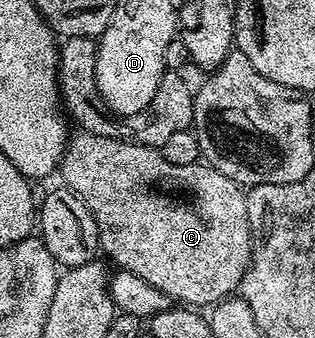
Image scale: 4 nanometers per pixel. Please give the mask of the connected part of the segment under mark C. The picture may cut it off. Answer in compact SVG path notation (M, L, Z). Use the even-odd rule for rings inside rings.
M78 131L76 135L68 137L65 152L61 156L60 183L77 195L87 206L87 210L91 210L97 227L97 243L100 251L104 255L106 252L117 263L116 267L120 271L139 274L139 278L143 278L143 282L151 282L151 286L155 286L155 290L163 290L163 294L167 294L170 301L181 306L201 306L197 304L212 306L221 300L228 300L240 289L241 279L245 277L249 263L253 260L253 231L249 229L247 222L246 193L243 191L242 185L236 184L231 178L227 178L227 174L219 174L217 168L212 168L211 165L204 162L198 162L191 166L174 166L172 162L167 162L167 158L163 158L160 150L155 148L148 148L142 144L132 144L126 140L103 138L90 132Z

